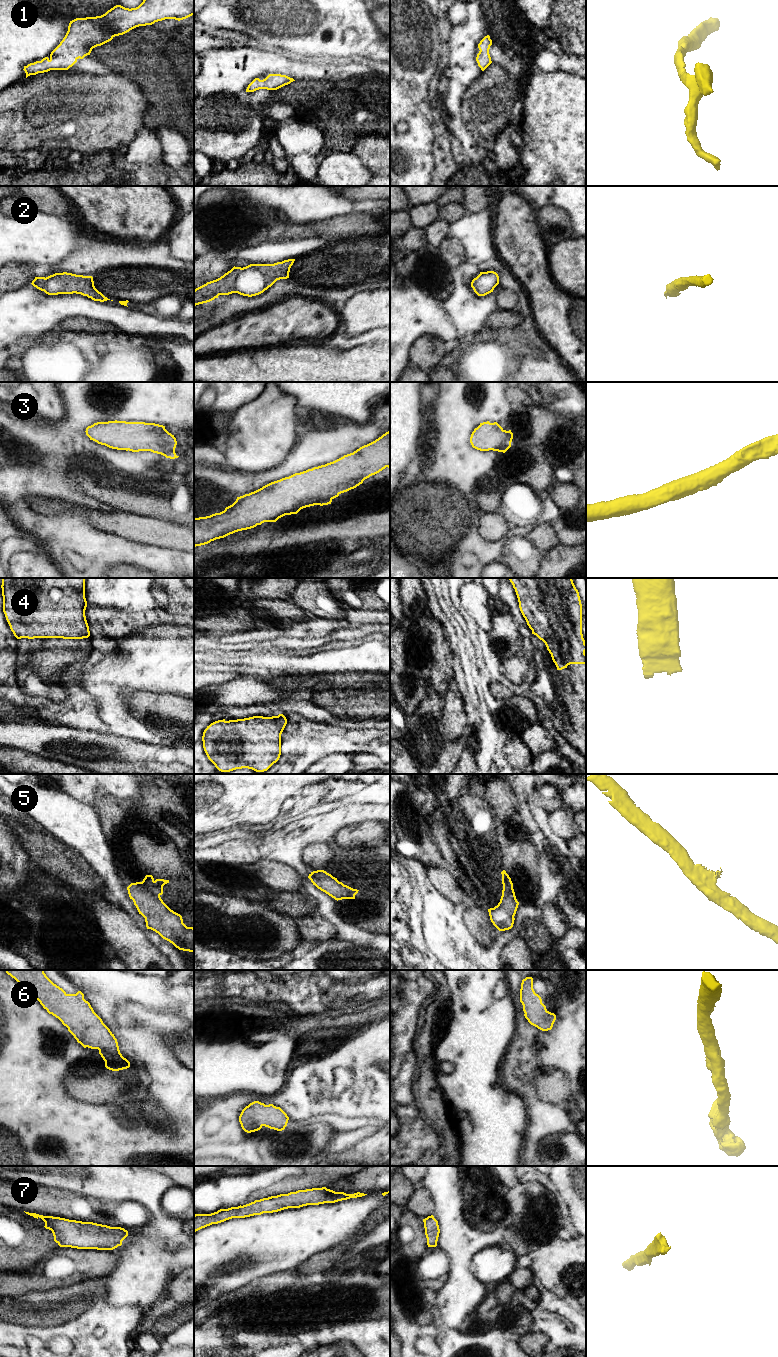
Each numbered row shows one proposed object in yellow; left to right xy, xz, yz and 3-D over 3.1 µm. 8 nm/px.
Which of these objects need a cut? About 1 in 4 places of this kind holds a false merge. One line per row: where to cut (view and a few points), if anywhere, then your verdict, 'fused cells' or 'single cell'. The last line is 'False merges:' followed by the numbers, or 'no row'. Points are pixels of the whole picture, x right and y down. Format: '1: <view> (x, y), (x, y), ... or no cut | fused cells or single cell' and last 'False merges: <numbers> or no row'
1: no cut | single cell
2: no cut | single cell
3: no cut | single cell
4: no cut | single cell
5: no cut | single cell
6: no cut | single cell
7: no cut | single cell
False merges: no row

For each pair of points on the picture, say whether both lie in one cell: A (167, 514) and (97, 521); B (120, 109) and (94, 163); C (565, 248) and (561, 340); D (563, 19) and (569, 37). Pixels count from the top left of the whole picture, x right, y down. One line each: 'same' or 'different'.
A: different
B: different
C: different
D: same

